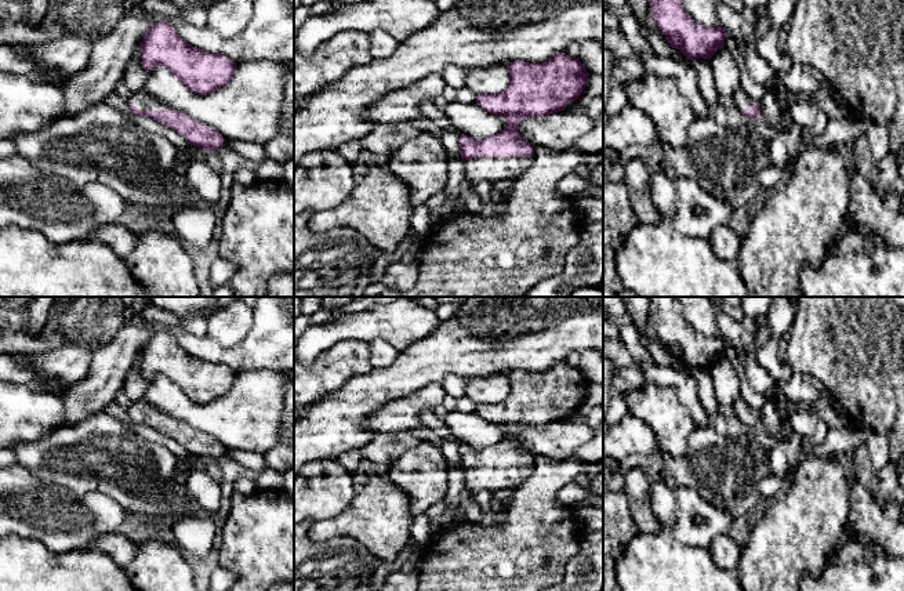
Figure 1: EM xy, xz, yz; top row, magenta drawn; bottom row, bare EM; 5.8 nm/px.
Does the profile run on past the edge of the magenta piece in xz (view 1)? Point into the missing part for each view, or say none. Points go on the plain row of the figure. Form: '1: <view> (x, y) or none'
1: xz (482, 478)

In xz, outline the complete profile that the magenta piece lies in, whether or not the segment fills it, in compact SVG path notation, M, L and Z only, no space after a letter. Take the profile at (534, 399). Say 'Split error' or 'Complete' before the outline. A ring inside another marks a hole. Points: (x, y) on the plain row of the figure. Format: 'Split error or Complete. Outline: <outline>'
Split error. Outline: M559 362L548 371L529 373L513 370L507 374L509 394L501 402L479 403L476 413L493 424L500 424L507 429L507 436L484 449L460 443L458 454L461 468L465 475L465 487L473 494L487 490L513 490L522 485L531 474L534 457L519 446L519 432L527 427L555 424L580 407L589 382L578 369Z

